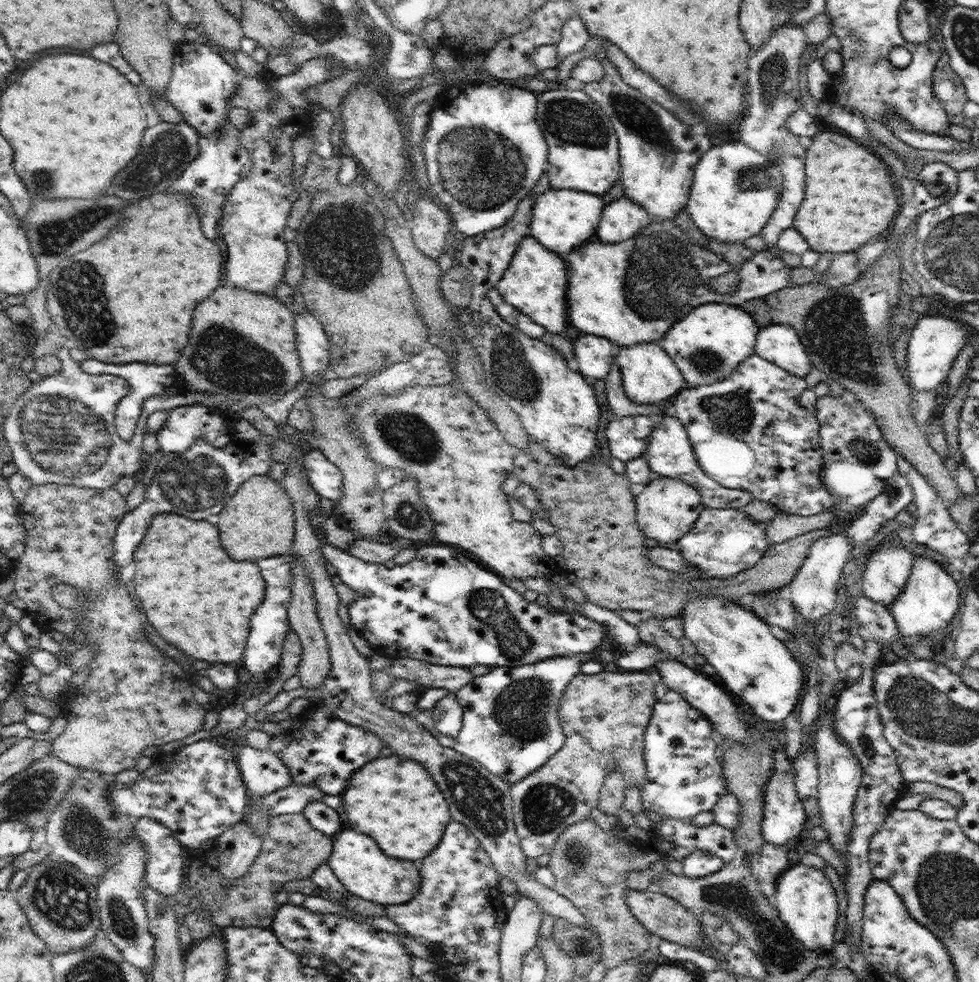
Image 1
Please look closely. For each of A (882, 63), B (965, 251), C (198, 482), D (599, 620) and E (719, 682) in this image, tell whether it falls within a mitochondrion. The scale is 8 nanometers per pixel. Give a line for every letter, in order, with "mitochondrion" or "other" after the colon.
A: other
B: mitochondrion
C: mitochondrion
D: other
E: other

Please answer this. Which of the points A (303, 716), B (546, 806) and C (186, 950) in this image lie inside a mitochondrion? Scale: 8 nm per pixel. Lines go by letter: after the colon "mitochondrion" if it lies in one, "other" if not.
A: other
B: mitochondrion
C: other

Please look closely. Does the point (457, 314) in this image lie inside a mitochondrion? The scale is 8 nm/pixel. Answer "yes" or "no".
no

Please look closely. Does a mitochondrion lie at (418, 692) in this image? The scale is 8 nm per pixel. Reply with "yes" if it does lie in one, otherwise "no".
no

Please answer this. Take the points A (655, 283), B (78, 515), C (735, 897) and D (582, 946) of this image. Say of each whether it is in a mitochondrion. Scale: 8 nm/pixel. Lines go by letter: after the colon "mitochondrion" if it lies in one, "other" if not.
A: mitochondrion
B: other
C: mitochondrion
D: mitochondrion

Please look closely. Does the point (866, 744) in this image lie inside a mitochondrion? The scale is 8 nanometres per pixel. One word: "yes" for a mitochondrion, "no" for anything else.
no

